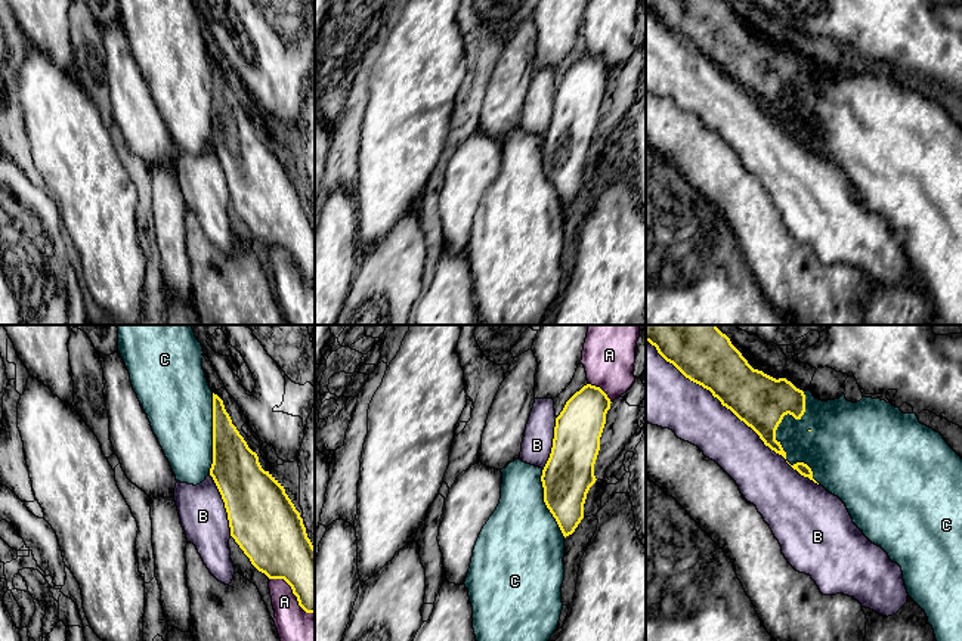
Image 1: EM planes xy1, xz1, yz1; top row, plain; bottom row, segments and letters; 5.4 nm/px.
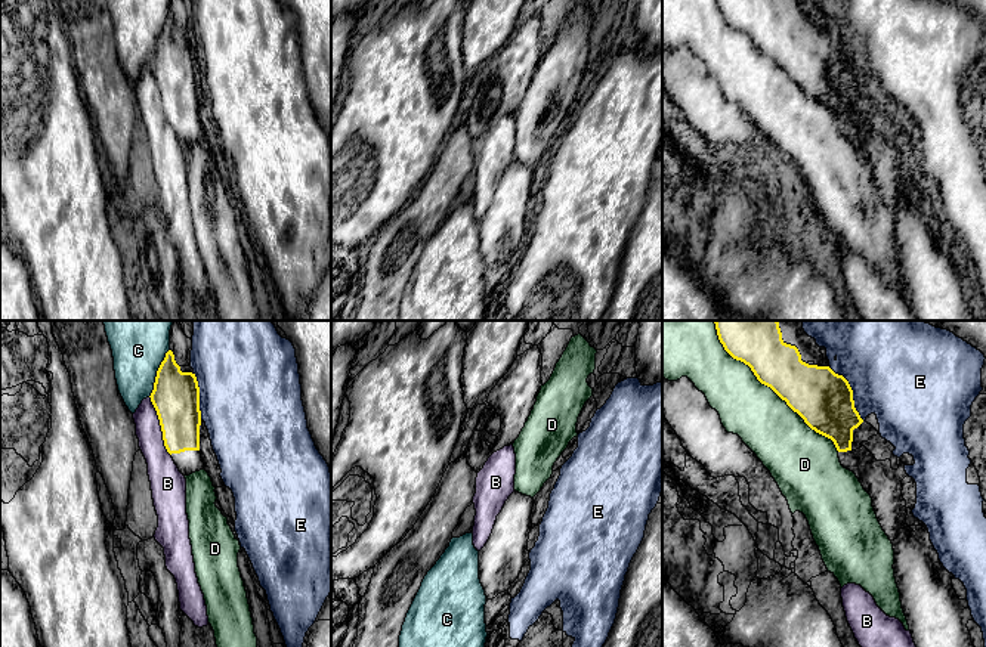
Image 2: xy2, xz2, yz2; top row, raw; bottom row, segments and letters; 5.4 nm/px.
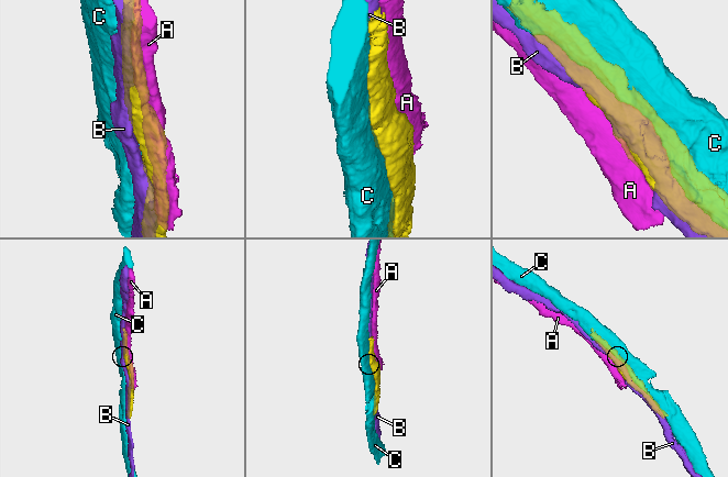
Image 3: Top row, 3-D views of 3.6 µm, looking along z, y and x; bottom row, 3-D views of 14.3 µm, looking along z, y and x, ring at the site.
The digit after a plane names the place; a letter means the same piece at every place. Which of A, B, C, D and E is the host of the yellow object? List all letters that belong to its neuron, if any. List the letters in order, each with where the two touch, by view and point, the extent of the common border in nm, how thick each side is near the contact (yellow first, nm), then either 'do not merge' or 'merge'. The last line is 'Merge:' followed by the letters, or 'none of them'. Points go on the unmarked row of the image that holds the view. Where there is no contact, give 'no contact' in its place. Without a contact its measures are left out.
A: contact xz1 (602, 59); length 170 nm; calibres 260 and 280 nm; do not merge
B: contact yz1 (732, 80); length 1200 nm; calibres 300 and 300 nm; do not merge
C: contact yz1 (775, 107); length 500 nm; calibres 300 and 220 nm; do not merge
D: contact yz2 (773, 59); length 950 nm; calibres 300 and 320 nm; do not merge
E: contact yz2 (852, 61); length 340 nm; calibres 320 and 480 nm; do not merge
Merge: none of them

